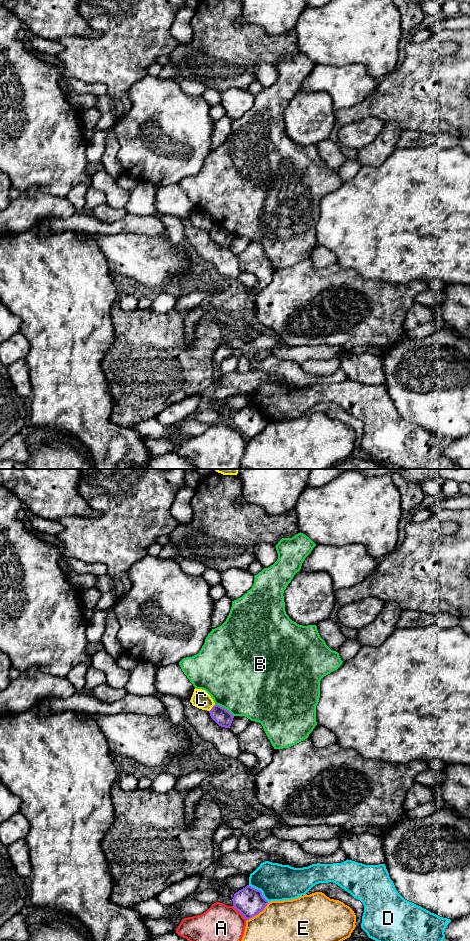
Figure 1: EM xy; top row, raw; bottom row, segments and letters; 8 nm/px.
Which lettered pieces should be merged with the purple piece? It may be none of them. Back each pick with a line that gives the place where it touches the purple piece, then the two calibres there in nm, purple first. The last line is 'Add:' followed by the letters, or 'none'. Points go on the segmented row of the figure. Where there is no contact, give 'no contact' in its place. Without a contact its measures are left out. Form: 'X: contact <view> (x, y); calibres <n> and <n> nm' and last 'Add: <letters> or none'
Add: none

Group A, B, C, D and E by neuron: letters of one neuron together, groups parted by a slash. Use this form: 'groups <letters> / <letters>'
groups A E / B / C / D

